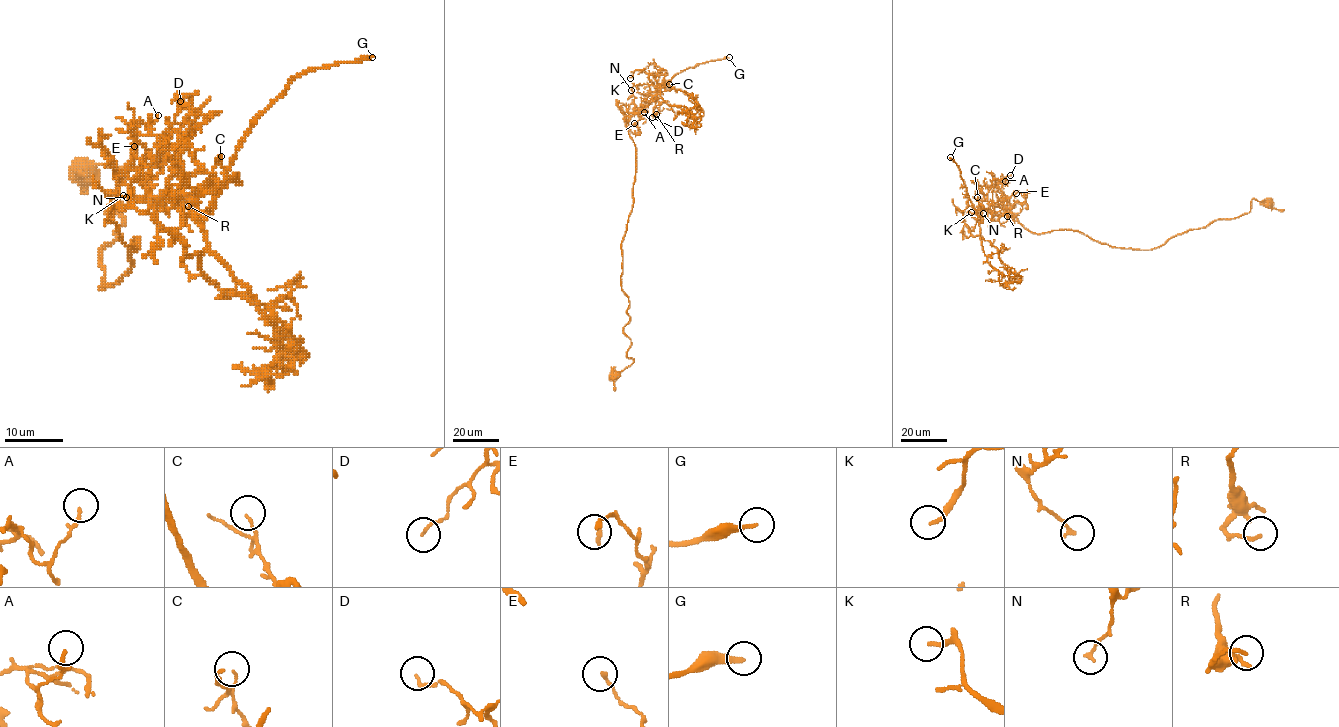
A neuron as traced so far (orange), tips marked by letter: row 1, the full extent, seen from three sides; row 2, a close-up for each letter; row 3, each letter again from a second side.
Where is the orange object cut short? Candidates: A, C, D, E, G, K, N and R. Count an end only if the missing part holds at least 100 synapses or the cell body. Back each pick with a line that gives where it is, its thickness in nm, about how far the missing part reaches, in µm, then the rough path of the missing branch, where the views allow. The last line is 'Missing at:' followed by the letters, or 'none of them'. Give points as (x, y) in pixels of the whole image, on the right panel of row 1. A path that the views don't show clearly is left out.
G: at (950, 157); 220 nm thick; about 90 µm are missing; missing branch runs (950, 157), (945, 176), (920, 195), (912, 218), (907, 218)
Missing at: G

